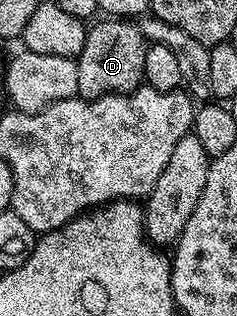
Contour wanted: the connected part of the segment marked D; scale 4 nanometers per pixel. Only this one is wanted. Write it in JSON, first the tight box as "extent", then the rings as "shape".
{"extent":[77,17,148,99],"shape":[[[103,17],[96,27],[92,26],[85,37],[85,49],[81,49],[78,57],[77,89],[80,99],[100,99],[103,95],[127,95],[136,91],[143,83],[143,70],[145,69],[145,53],[148,41],[140,31],[140,24],[128,21],[123,17]]]}

